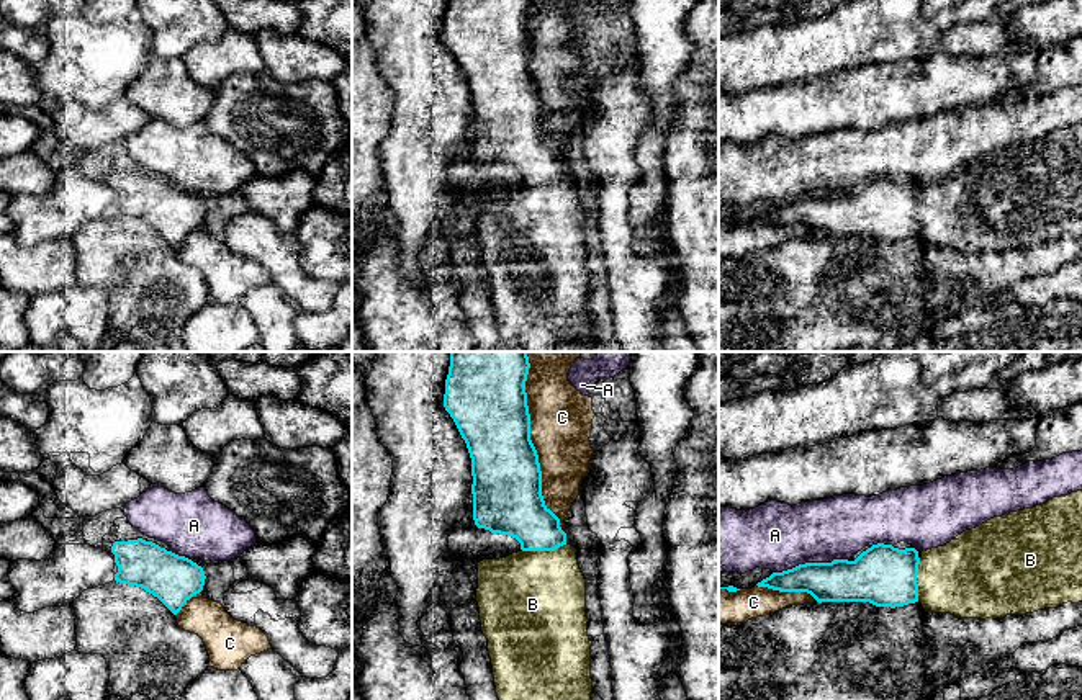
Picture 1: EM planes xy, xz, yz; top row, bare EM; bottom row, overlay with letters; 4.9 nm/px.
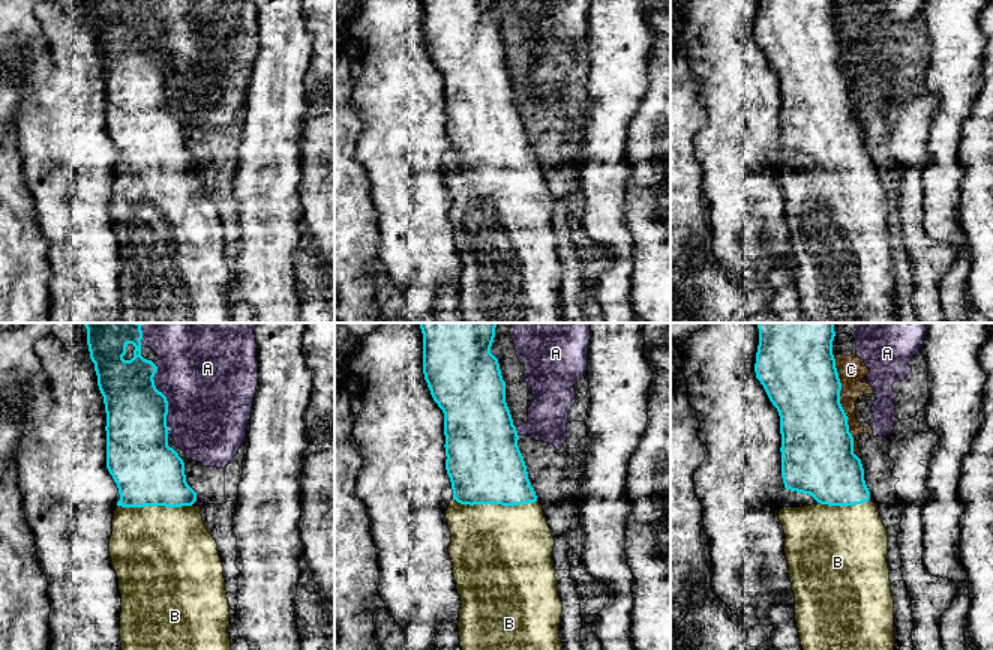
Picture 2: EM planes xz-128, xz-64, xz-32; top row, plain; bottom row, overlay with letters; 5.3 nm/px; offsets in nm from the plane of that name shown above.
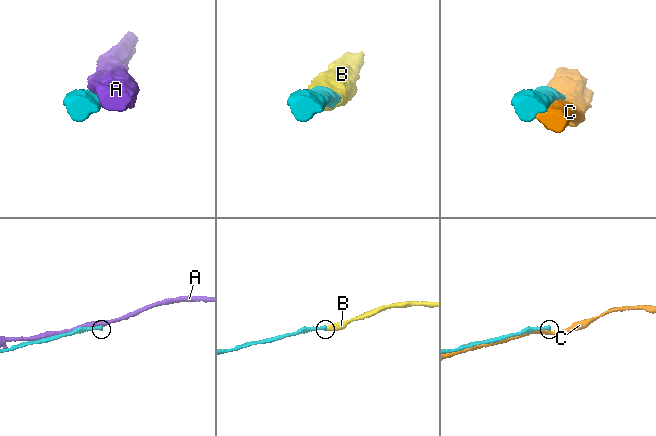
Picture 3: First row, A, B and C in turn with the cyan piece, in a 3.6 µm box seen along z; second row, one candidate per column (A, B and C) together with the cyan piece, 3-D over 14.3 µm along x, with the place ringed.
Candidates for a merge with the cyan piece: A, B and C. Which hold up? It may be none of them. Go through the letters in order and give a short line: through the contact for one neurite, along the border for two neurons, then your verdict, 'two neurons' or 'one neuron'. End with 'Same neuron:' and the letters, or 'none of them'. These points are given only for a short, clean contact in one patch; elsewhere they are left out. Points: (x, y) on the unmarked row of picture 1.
A: two neurons
B: one neuron
C: two neurons
Same neuron: B

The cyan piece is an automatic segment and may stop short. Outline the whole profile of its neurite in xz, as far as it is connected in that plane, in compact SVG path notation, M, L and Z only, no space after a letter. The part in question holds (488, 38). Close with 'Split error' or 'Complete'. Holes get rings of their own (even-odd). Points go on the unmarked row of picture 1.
M449 0L445 13L444 41L453 52L462 72L467 77L471 92L471 128L473 128L473 154L478 162L491 167L507 168L521 177L521 183L506 191L483 193L478 200L476 236L480 240L481 265L488 273L488 285L493 299L494 319L499 335L516 345L519 352L557 352L557 345L565 340L578 342L586 347L591 340L591 280L588 270L586 250L586 213L576 193L576 182L566 177L566 167L560 160L560 152L545 139L542 129L542 105L537 83L530 74L530 47L527 39L525 15L530 0Z. Split error

